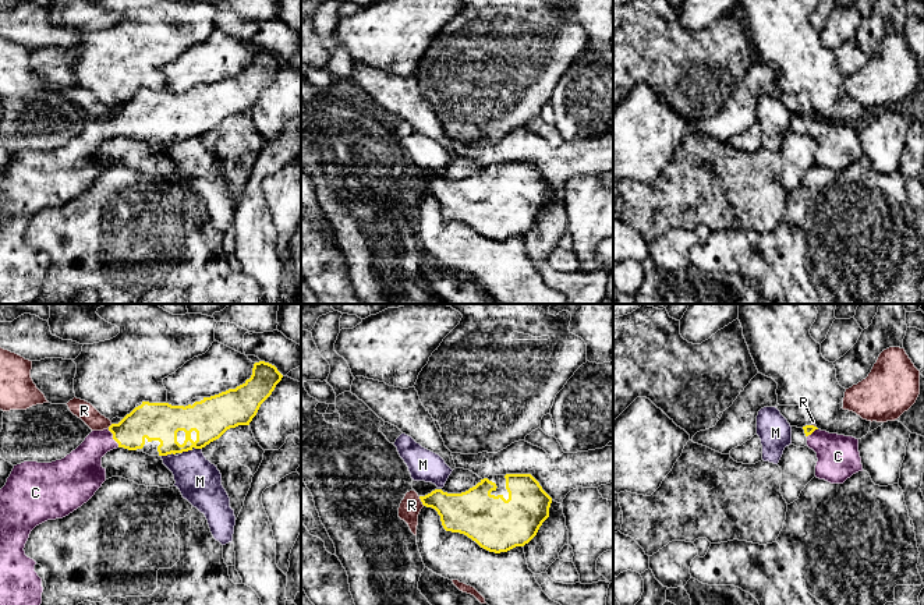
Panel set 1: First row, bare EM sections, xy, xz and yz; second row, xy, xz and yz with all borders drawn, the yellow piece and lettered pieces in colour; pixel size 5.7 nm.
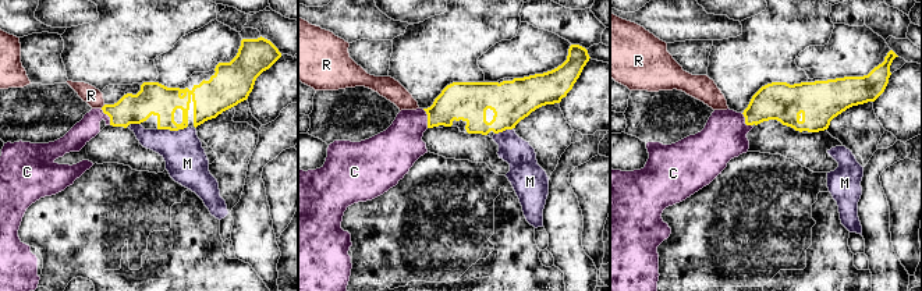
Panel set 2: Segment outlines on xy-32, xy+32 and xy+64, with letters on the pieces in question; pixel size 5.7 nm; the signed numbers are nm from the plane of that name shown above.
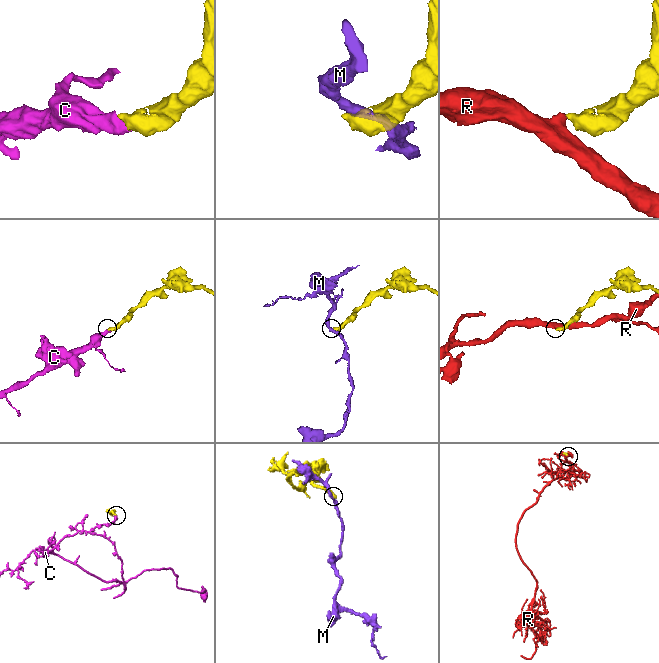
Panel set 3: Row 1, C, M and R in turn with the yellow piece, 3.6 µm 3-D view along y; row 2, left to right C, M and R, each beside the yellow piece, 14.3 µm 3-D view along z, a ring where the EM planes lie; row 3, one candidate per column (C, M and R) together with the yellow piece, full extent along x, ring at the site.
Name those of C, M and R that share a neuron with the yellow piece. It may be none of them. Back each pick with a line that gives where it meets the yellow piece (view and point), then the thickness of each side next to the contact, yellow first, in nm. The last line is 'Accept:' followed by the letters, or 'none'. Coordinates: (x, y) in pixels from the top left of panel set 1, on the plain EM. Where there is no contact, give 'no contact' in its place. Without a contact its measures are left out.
C: meets yellow in xy at (113, 126); 200 nm thick on the yellow side, 220 nm on the other
Accept: C

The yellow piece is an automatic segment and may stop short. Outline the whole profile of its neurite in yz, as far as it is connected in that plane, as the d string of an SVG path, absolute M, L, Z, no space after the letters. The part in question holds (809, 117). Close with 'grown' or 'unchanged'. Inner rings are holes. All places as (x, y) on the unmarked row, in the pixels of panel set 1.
M814 113L803 114L807 134L817 141L815 164L831 171L843 171L863 159L858 127L821 118Z | grown

